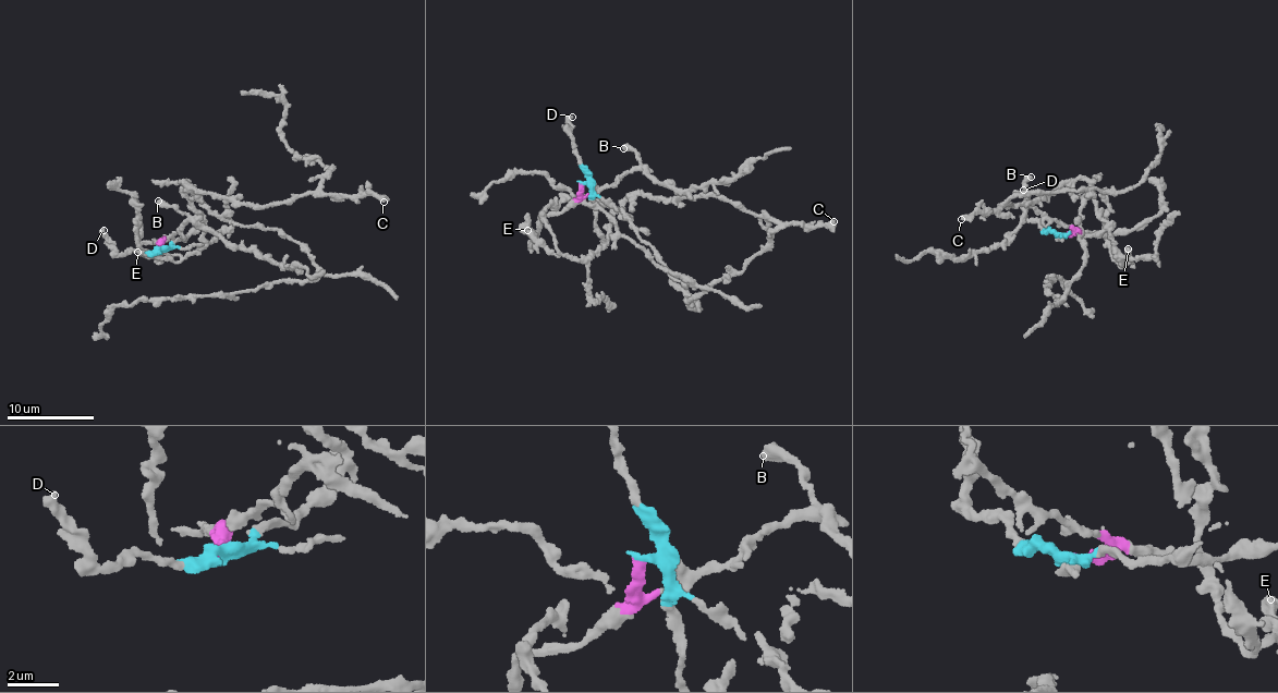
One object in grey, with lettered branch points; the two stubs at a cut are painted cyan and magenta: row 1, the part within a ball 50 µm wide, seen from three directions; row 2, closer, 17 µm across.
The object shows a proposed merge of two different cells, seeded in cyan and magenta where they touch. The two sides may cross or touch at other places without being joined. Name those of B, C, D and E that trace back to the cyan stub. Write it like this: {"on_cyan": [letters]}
{"on_cyan": ["C", "D", "E"]}

